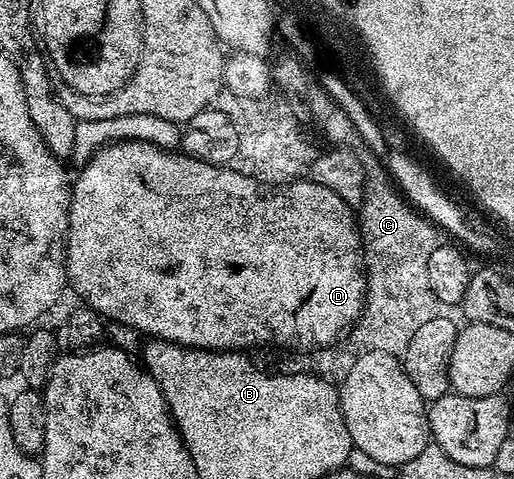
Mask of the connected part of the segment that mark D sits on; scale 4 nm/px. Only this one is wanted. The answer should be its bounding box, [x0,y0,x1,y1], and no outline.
[65,140,364,348]

